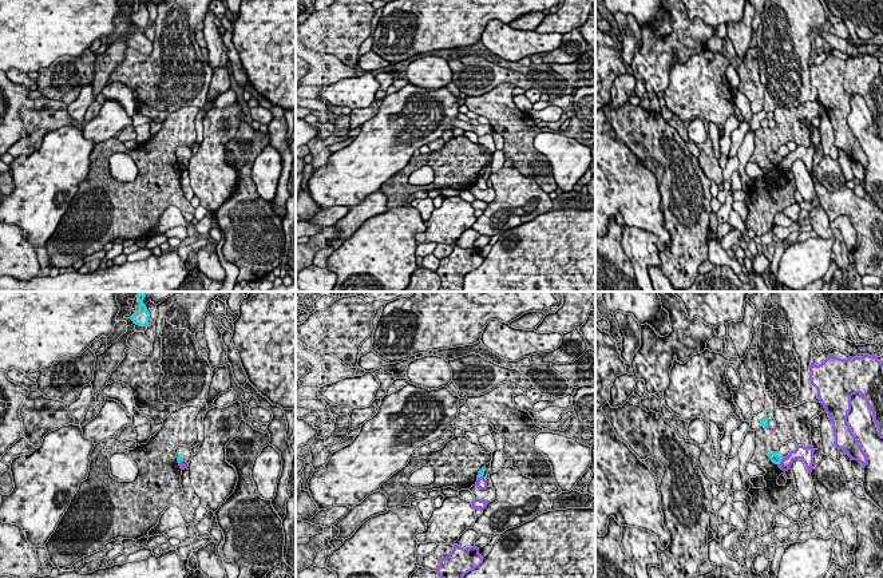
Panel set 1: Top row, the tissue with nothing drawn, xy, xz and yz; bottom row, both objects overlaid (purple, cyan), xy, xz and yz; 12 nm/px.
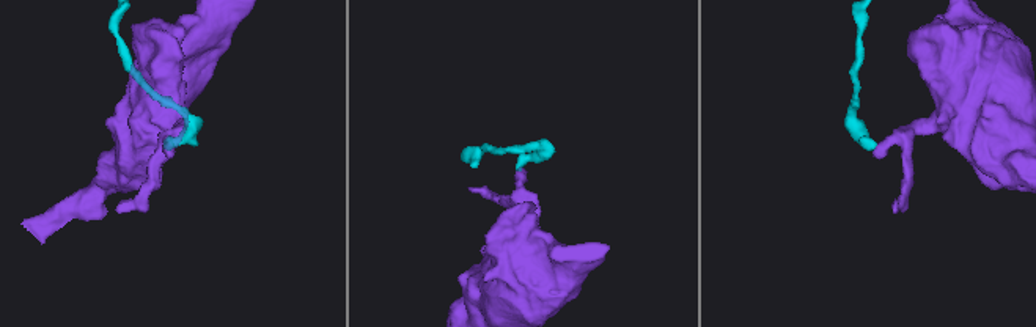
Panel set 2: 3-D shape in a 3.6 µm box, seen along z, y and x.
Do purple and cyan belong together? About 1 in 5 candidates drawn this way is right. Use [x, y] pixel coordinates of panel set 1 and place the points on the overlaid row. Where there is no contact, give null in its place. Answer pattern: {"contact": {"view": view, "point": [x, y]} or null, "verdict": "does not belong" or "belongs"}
{"contact": {"view": "yz", "point": [780, 462]}, "verdict": "does not belong"}

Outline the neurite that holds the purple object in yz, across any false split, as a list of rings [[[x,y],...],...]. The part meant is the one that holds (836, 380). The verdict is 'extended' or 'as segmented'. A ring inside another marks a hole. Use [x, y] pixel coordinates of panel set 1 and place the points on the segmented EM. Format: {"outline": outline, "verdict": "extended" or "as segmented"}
{"outline": [[[829,355],[819,365],[811,363],[809,372],[811,384],[817,389],[817,397],[832,423],[835,447],[866,467],[867,455],[852,434],[847,416],[851,411],[851,396],[860,393],[883,439],[883,363],[870,355],[846,360]]], "verdict": "as segmented"}

